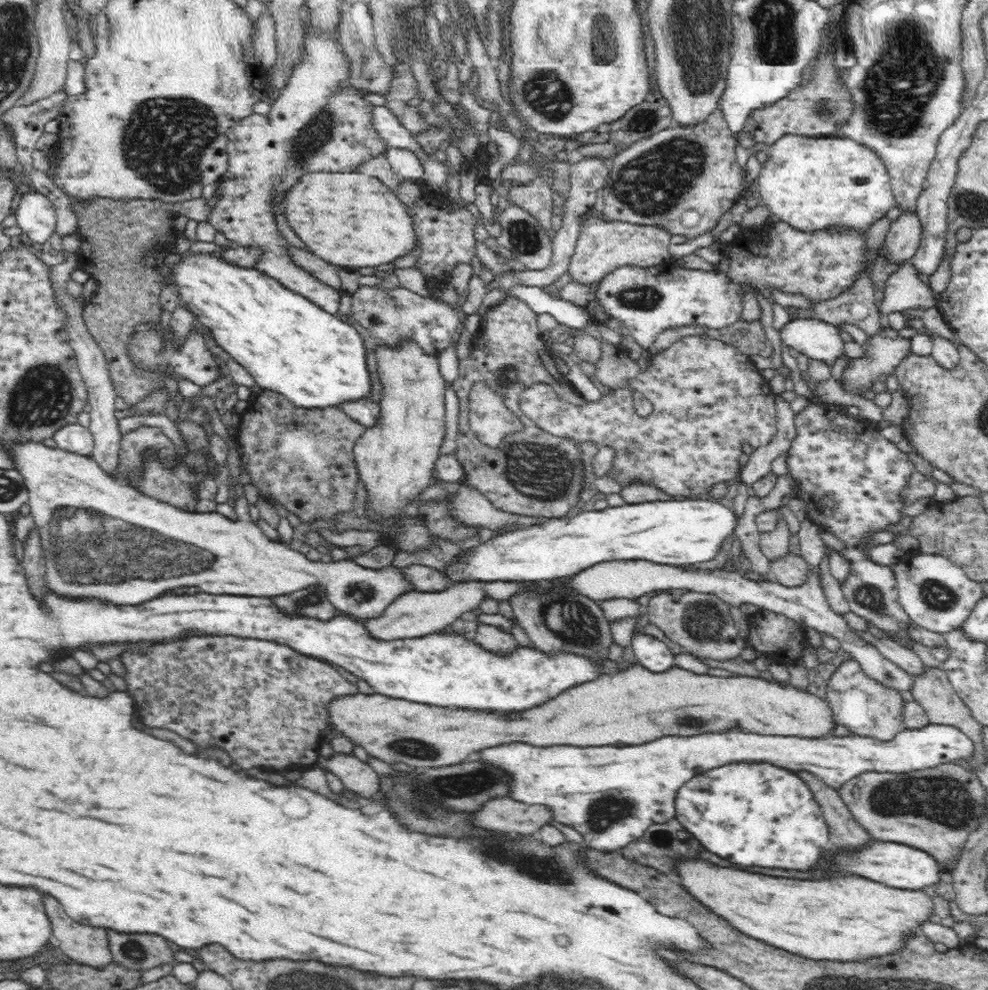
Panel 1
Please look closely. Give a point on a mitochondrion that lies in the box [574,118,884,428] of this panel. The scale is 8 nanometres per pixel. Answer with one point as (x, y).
(653, 184)

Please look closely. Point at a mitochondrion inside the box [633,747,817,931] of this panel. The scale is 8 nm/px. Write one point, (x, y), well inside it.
(664, 840)

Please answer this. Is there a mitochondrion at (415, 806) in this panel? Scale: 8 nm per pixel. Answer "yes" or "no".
yes

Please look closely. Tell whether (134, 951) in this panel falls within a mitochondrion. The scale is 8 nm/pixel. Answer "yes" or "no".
yes

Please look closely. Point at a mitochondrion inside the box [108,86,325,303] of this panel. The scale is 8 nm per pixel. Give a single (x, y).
(166, 141)

